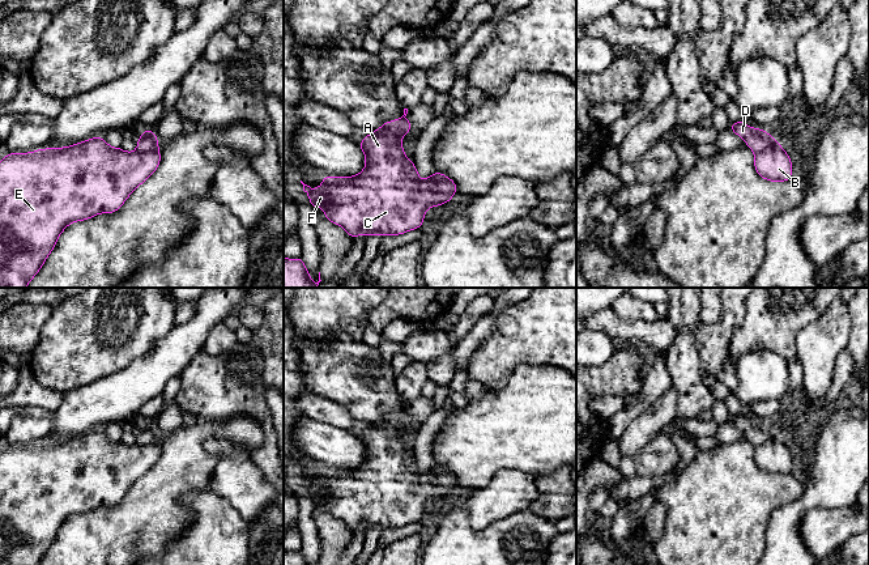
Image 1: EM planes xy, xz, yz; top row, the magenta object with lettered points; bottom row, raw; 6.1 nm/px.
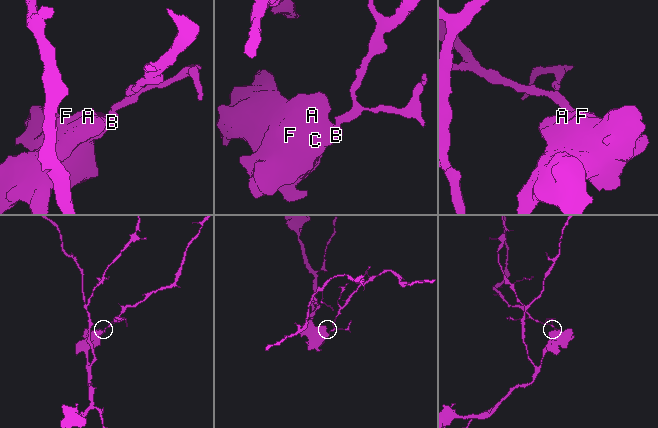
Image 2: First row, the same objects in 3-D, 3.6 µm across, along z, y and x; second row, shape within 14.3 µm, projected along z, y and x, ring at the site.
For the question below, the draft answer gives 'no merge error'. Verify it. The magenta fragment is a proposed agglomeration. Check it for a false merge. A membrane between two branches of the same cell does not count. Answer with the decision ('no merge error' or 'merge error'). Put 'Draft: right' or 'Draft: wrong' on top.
Draft: wrong
merge error

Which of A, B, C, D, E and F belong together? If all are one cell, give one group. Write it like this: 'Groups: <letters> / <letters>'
Groups: A B C E F / D

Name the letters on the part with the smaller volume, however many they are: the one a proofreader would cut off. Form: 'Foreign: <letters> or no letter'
Foreign: D

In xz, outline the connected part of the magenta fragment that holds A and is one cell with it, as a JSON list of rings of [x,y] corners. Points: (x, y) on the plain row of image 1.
[[[408,402],[404,408],[372,424],[358,438],[366,449],[366,459],[361,467],[354,470],[325,468],[321,479],[312,483],[303,477],[303,484],[310,489],[312,501],[321,500],[324,509],[333,517],[344,521],[355,532],[362,524],[366,532],[370,528],[400,528],[413,522],[422,521],[426,502],[451,494],[457,485],[456,476],[448,470],[435,472],[433,468],[422,473],[414,454],[408,454],[401,439],[402,429],[413,417],[406,413]]]

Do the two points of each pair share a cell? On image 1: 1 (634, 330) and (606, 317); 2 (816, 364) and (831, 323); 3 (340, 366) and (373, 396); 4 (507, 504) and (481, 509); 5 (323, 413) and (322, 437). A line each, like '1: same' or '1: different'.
1: same
2: same
3: same
4: same
5: different

